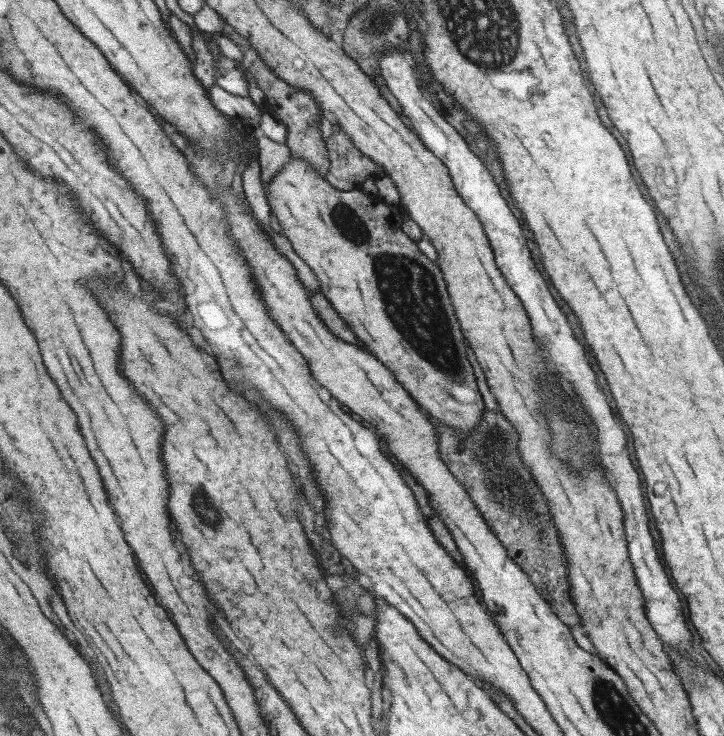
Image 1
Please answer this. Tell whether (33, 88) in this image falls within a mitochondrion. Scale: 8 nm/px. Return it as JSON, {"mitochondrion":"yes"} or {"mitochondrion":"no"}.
{"mitochondrion":"no"}

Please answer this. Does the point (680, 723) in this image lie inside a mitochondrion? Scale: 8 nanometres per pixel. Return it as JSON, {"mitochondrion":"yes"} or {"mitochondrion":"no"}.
{"mitochondrion":"no"}

